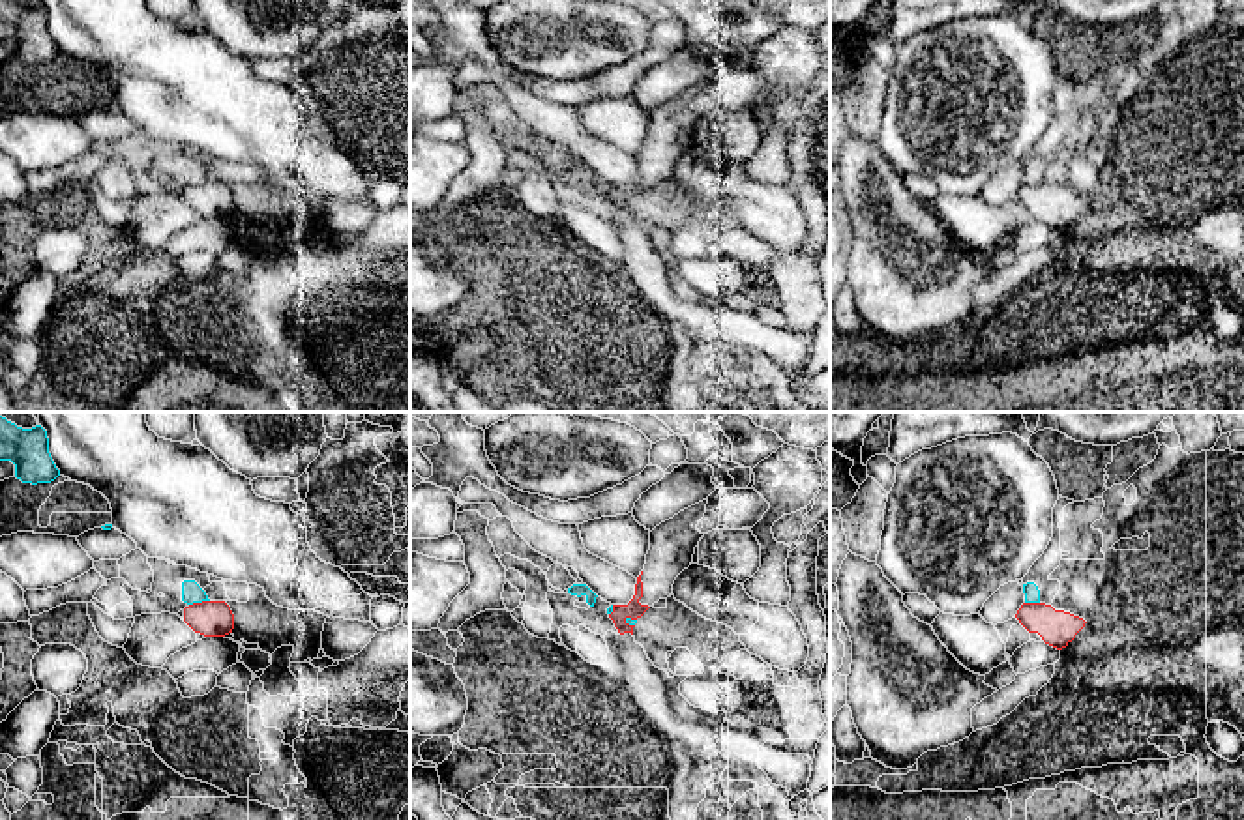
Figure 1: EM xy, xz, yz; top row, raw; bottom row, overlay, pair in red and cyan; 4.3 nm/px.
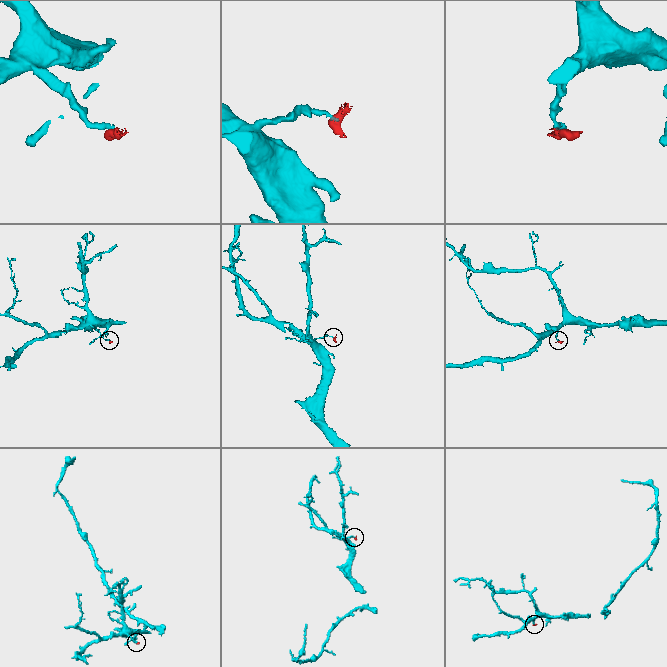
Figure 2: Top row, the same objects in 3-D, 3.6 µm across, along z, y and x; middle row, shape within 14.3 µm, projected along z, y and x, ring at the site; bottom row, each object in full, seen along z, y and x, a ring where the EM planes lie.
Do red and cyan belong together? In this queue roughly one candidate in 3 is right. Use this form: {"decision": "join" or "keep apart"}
{"decision": "keep apart"}

